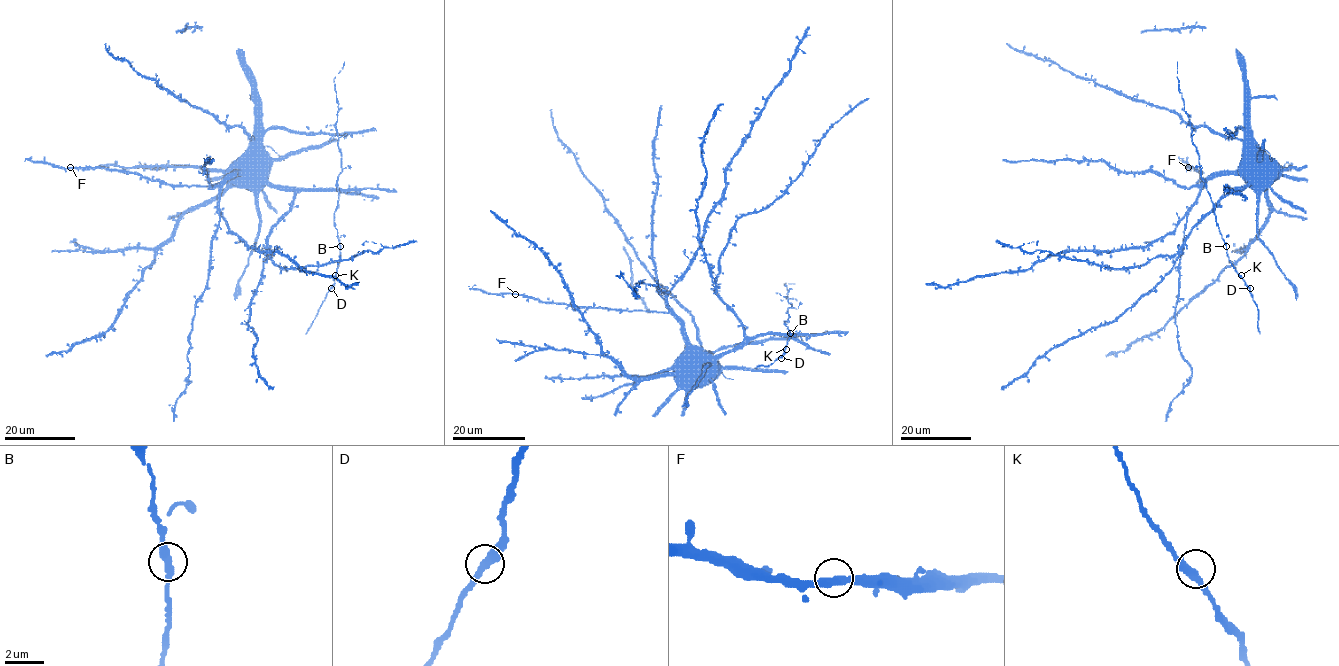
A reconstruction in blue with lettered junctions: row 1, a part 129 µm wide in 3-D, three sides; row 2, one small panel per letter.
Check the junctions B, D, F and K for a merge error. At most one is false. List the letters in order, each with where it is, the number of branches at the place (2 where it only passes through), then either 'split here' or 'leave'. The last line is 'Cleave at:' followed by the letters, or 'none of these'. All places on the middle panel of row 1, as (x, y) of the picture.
B: (790, 333) | 2 | leave
D: (781, 358) | 2 | leave
F: (515, 294) | 2 | leave
K: (786, 349) | 2 | leave
Cleave at: none of these

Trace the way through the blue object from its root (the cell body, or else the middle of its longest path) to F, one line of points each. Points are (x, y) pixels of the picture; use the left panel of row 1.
F: (247, 174), (231, 174), (223, 181), (208, 186), (175, 186), (134, 173), (70, 167)

